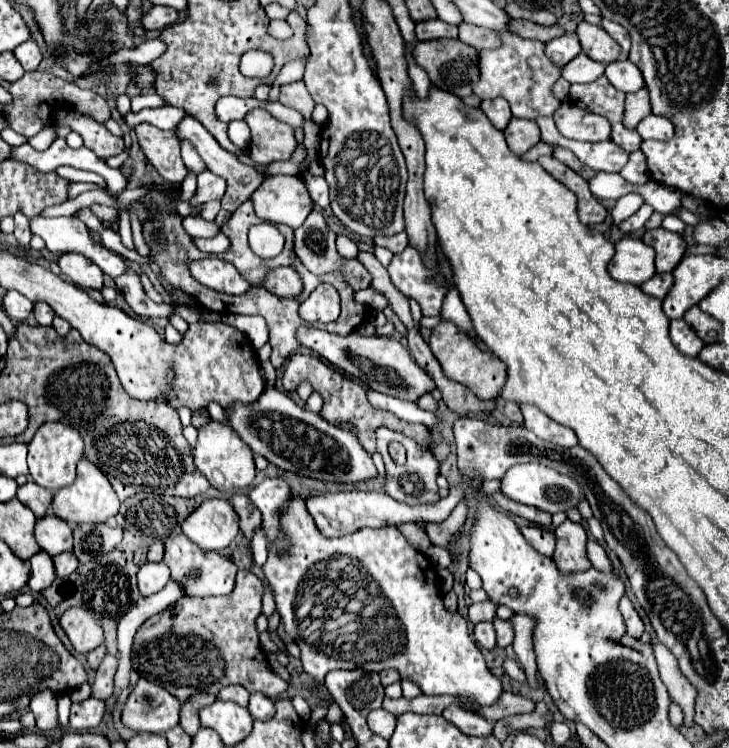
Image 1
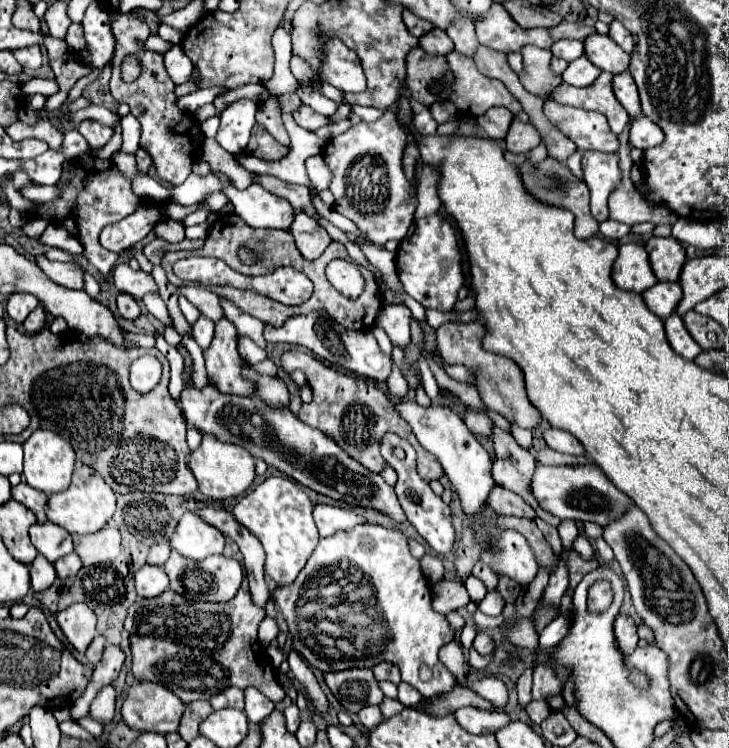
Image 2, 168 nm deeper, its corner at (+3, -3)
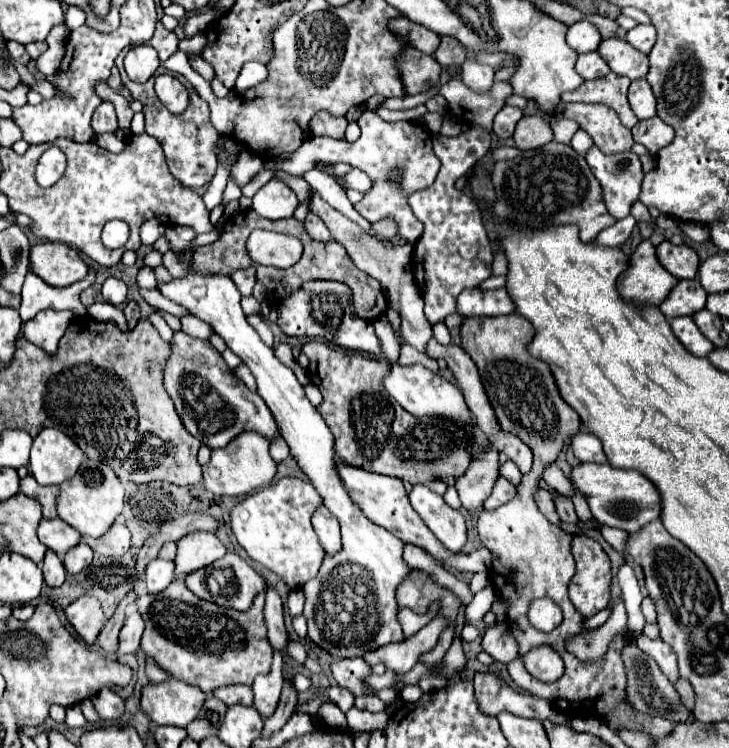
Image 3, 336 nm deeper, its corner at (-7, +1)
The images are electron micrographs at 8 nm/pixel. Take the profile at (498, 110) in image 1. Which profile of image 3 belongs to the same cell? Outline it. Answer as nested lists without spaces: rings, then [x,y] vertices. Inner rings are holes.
[[[504,106],[496,118],[494,118],[494,126],[492,126],[492,132],[500,138],[510,138],[514,134],[514,128],[518,124],[518,120],[524,116],[524,112],[516,106]]]

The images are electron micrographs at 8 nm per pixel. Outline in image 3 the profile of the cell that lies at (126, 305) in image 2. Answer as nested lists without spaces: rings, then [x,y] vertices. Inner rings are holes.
[[[130,300],[130,302],[124,306],[124,314],[126,314],[128,326],[130,326],[130,330],[132,330],[132,328],[136,326],[136,322],[140,320],[140,306],[138,306],[138,302]]]

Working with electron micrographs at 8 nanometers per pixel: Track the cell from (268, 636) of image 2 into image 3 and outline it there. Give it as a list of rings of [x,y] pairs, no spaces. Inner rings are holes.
[[[274,650],[274,662],[272,662],[272,670],[270,674],[262,674],[256,676],[252,688],[254,688],[254,708],[260,712],[262,718],[268,718],[278,702],[280,702],[280,690],[284,684],[284,676],[282,676],[282,654],[278,650]]]

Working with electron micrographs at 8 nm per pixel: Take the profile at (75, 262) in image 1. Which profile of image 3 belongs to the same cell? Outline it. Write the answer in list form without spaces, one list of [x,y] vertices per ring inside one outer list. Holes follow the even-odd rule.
[[[60,242],[34,244],[30,250],[30,262],[34,274],[50,286],[70,286],[82,280],[88,272],[80,252]]]

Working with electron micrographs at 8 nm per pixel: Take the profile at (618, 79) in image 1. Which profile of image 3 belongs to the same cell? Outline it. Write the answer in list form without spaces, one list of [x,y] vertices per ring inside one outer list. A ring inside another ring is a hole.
[[[644,78],[632,80],[630,90],[628,90],[628,102],[630,102],[634,114],[638,116],[638,120],[656,116],[656,100],[654,100],[654,94]]]

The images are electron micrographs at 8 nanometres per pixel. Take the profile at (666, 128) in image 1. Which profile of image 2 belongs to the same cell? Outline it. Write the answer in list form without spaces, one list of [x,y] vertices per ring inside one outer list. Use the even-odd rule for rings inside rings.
[[[638,116],[636,120],[632,120],[630,134],[628,134],[630,146],[640,148],[640,150],[646,150],[646,148],[658,146],[662,140],[664,140],[664,132],[650,118]]]

